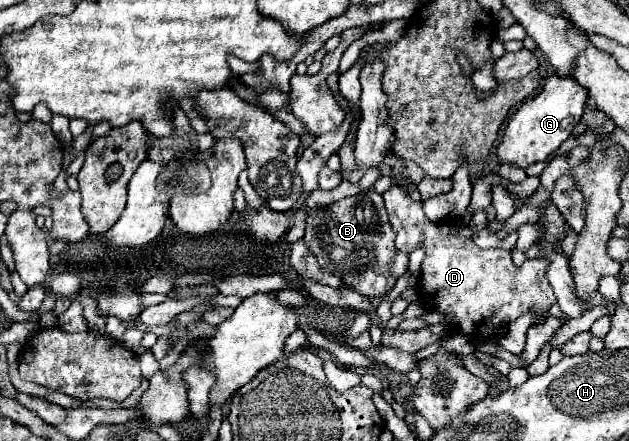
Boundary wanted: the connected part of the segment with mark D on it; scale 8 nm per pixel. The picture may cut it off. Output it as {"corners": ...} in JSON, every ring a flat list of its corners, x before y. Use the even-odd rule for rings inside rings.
{"corners":[[392,188,384,194,386,210,388,210,388,220,396,232,396,248,402,252,412,252,418,248,418,244,424,244,426,248,426,258,422,262,422,276,420,276,420,288,418,292,426,292,426,304,438,312,446,314,456,314,456,326,460,326,460,332,466,336,476,336,488,338,492,336,494,330,506,326,508,322,520,318,528,310,542,312,542,316,548,316,548,308,556,302,554,292,546,280,546,268,548,262,544,260,526,260,520,268,512,264,512,256,508,250,494,248,494,250,482,250,478,248,472,240,464,240,458,230,460,226,454,222,430,222,424,216,422,202,412,202,402,188]]}

